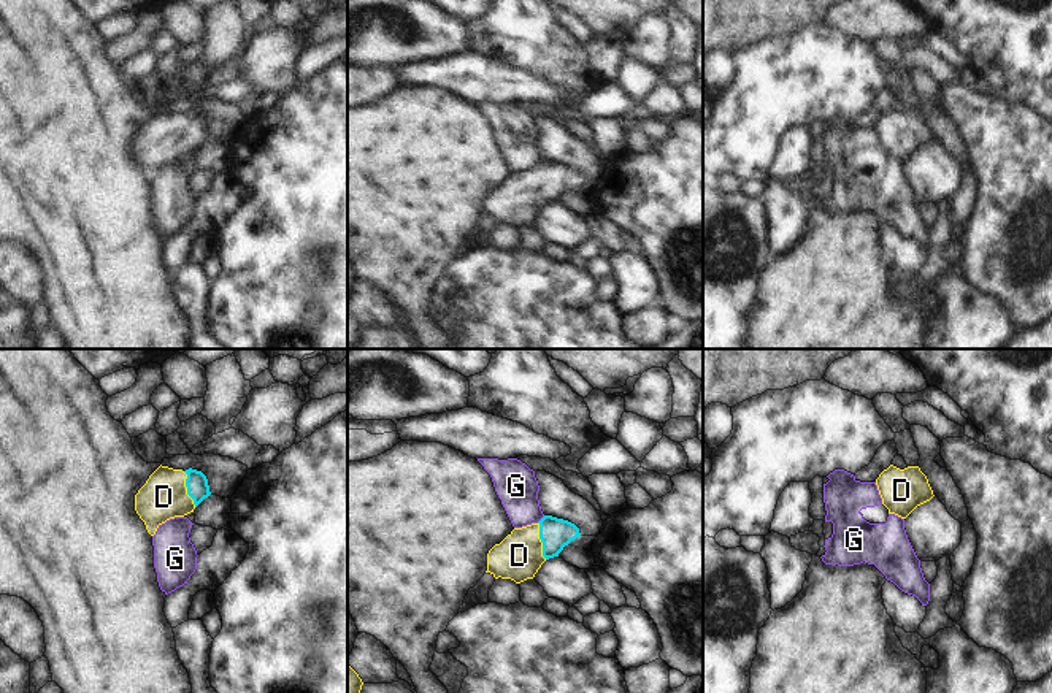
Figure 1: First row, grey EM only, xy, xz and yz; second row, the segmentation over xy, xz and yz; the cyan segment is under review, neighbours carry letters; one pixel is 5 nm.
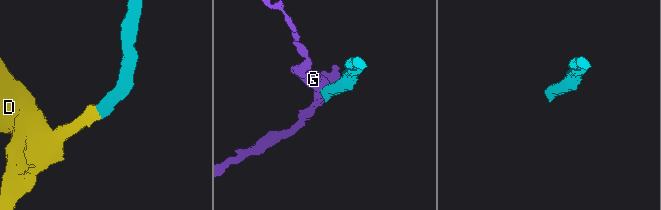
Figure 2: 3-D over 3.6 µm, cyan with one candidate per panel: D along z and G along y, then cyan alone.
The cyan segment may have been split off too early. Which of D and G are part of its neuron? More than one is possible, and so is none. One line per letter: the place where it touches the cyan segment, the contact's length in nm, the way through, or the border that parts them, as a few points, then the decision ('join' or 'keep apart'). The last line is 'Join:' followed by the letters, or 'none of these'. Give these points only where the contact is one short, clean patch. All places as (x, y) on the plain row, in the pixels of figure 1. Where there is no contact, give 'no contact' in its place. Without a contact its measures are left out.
D: xz (541, 186) | 200 nm | across xz (556, 178), (541, 186), (532, 189), (519, 200) | join
G: xz (541, 164) | 60 nm | along xz (545, 160), (537, 167) | keep apart
Join: D

